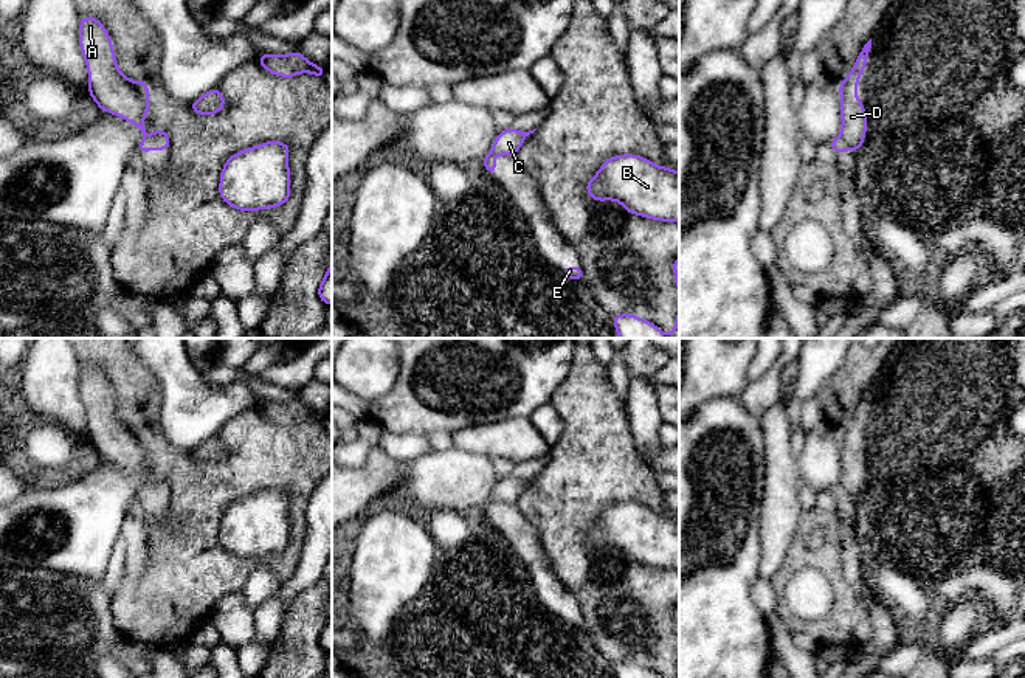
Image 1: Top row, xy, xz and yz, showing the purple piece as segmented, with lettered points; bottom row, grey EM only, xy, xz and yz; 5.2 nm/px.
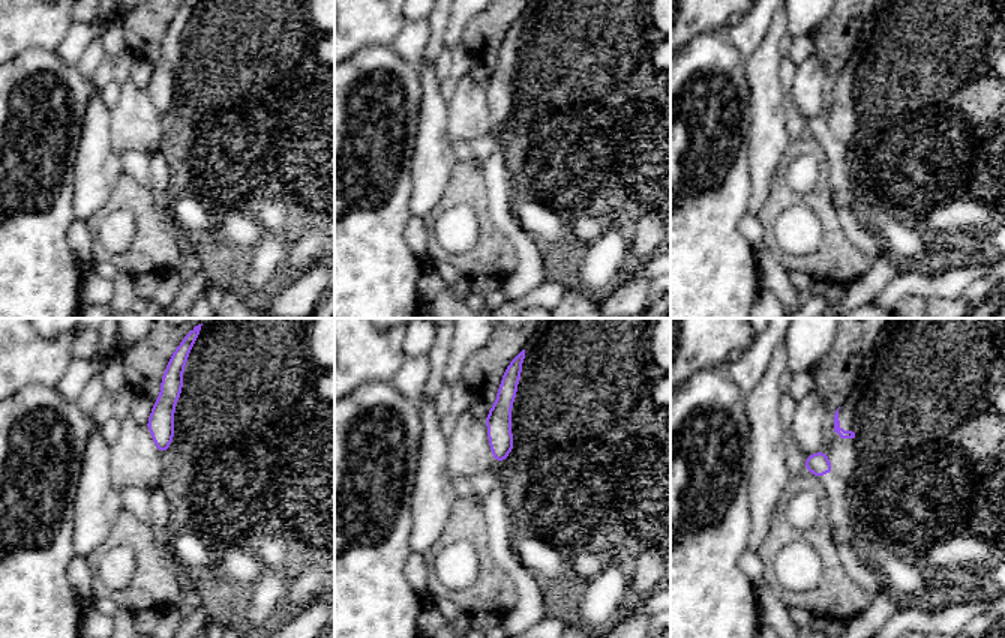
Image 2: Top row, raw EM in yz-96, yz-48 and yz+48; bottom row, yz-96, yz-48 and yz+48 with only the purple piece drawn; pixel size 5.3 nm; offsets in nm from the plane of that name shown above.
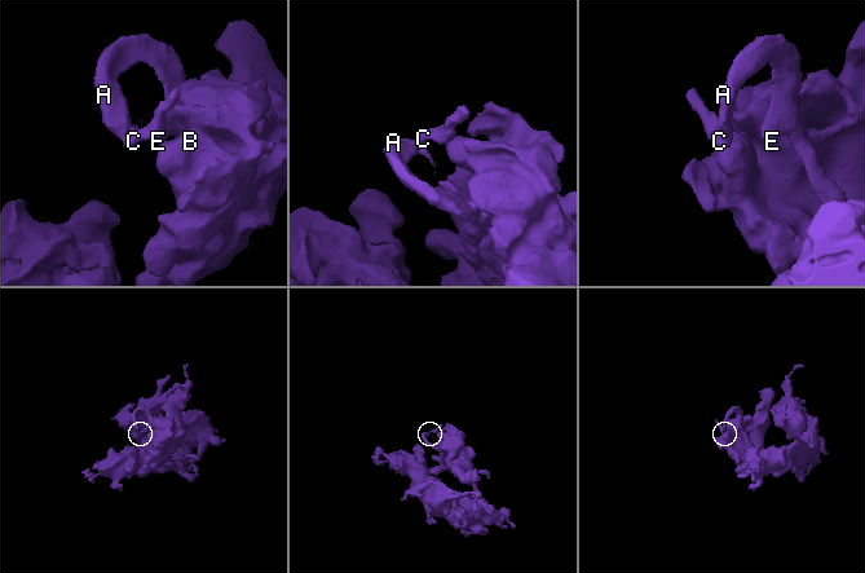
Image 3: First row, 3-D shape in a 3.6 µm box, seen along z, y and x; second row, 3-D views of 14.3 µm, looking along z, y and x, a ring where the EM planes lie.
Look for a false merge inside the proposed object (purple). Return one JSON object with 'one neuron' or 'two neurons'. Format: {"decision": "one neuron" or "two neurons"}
{"decision": "two neurons"}

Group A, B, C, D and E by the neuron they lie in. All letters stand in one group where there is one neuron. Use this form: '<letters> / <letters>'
A B D E / C

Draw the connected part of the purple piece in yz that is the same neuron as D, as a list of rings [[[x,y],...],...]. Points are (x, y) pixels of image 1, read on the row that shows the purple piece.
[[[871,39],[862,47],[850,74],[839,84],[842,118],[840,138],[851,152],[861,149],[864,135],[867,133],[867,110],[854,90],[865,68],[870,48]]]

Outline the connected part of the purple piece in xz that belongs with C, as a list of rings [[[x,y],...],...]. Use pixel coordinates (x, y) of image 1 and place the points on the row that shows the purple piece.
[[[513,127],[501,130],[496,140],[493,141],[492,154],[515,157],[524,140],[535,130],[537,129],[529,132],[521,132]]]

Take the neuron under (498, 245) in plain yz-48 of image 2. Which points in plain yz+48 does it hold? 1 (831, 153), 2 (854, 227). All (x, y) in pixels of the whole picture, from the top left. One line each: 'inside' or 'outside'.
1: outside
2: outside

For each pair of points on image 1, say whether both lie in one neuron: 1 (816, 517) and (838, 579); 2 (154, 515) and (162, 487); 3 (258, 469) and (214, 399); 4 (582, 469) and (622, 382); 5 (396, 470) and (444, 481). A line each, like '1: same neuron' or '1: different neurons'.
1: same neuron
2: same neuron
3: different neurons
4: different neurons
5: different neurons

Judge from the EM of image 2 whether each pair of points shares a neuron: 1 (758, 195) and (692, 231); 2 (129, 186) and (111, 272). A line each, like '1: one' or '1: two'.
1: two
2: two

